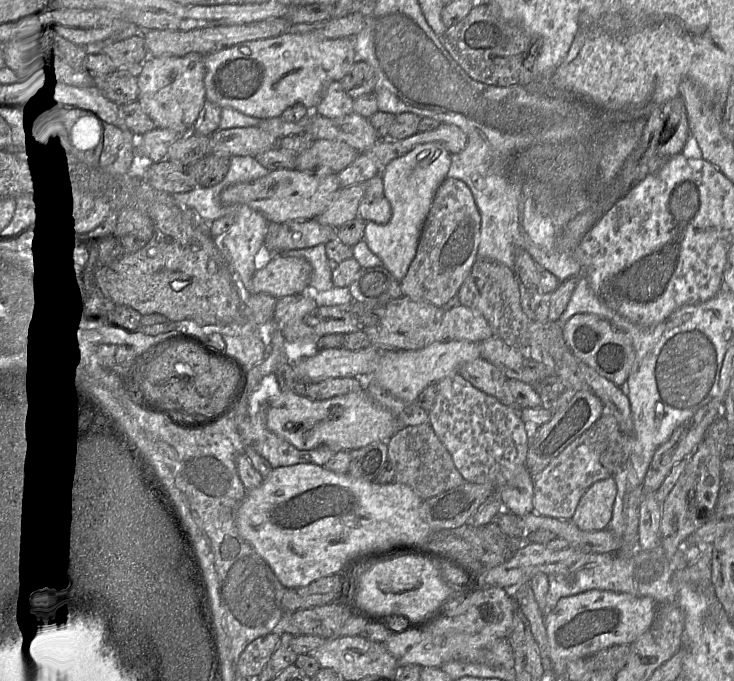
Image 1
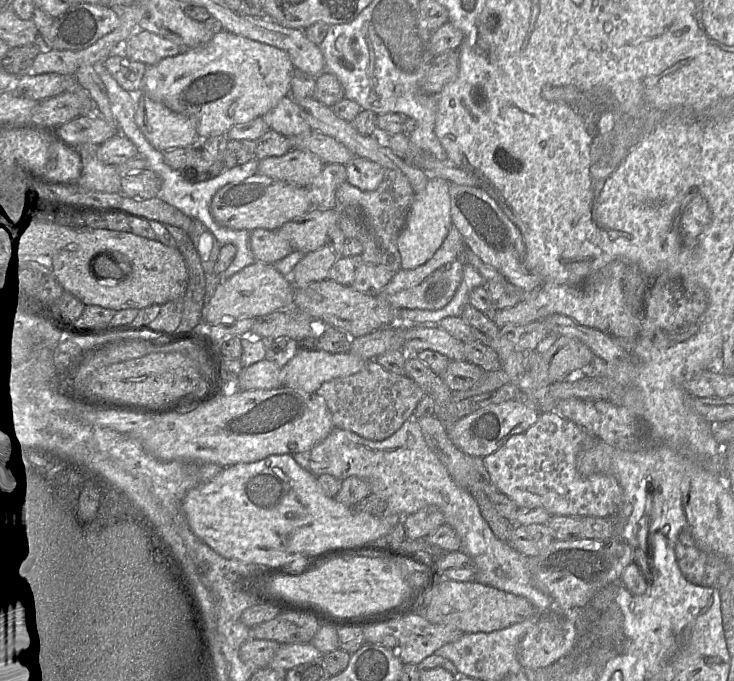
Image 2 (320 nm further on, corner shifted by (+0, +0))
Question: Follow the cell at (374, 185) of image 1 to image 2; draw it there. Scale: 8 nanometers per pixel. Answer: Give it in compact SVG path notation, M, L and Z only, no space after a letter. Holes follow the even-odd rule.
M354 156L345 166L347 181L362 191L375 190L386 172L380 164L358 156Z

